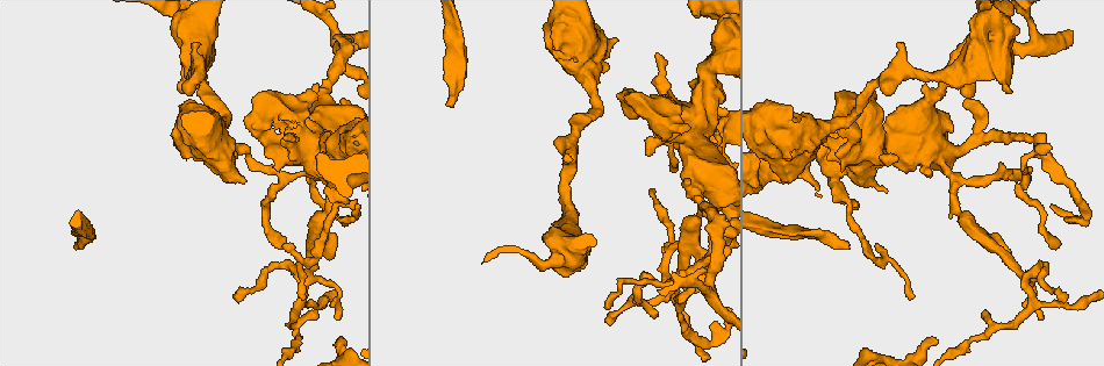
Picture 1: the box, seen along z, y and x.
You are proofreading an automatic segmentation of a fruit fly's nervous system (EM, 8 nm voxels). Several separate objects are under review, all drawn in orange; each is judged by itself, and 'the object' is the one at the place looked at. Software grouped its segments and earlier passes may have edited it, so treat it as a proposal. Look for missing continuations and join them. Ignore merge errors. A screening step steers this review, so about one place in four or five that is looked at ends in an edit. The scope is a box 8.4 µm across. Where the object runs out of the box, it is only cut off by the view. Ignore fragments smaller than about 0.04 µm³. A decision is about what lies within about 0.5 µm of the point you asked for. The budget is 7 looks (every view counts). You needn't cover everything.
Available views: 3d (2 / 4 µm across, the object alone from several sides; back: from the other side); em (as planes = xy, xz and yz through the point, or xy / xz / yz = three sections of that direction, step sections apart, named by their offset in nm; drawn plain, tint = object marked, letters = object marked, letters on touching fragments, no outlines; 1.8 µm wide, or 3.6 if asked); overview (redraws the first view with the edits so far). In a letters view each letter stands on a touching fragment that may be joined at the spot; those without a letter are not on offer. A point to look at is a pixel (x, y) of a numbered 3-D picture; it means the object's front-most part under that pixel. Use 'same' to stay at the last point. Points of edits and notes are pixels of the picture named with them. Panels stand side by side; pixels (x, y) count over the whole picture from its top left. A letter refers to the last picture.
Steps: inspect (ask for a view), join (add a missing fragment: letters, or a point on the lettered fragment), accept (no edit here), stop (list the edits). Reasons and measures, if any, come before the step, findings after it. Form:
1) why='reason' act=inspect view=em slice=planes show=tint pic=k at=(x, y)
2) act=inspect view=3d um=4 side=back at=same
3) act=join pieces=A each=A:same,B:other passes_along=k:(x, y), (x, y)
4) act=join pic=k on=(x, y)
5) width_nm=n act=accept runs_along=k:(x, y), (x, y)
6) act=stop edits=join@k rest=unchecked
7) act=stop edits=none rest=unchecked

why='thick end' act=inspect view=em slice=xy step=4 show=tint pic=1 at=(1011, 93)

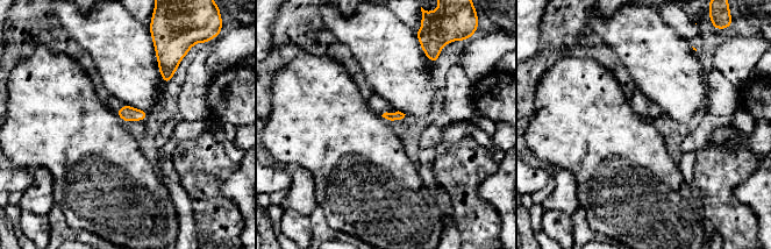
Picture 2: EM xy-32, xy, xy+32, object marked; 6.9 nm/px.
act=inspect view=em slice=planes show=letters at=same

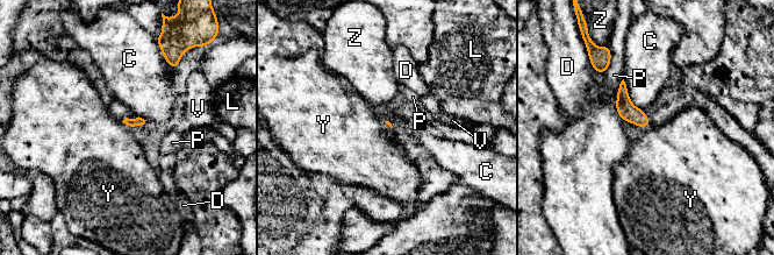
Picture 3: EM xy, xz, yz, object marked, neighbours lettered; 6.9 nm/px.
longest_contact=C:260nm act=accept each=C:other,D:other,L:other,P:other,V:other,Y:other,Z:other border=3:(121, 121), (130, 128) found='no lettered fragment goes on from it'

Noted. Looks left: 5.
why='an open end' act=inspect view=em slice=xy step=4 show=letters pic=1 at=(848, 248)

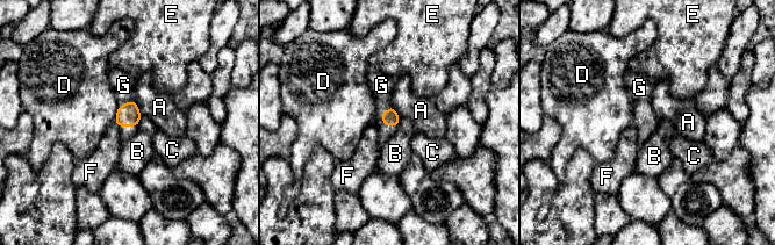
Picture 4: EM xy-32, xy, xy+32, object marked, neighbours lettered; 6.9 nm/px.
why='cut it another way' act=inspect view=em slice=planes show=letters at=same

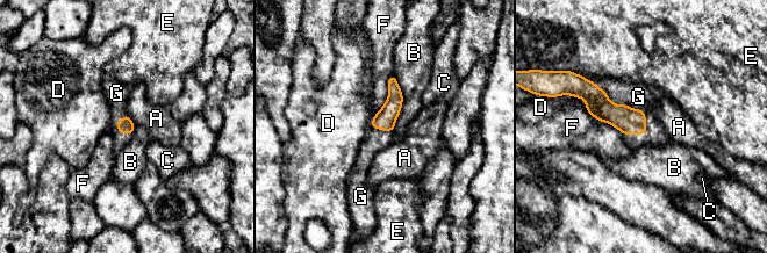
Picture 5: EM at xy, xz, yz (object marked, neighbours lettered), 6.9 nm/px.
width_nm=110 longest_contact=G:460nm act=join pieces=G each=A:other,B:other,C:other,D:other,E:other,F:other,G:same found='the neuron continues'

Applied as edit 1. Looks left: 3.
why='free end' act=inspect view=3d um=2 pic=1 at=(335, 319)

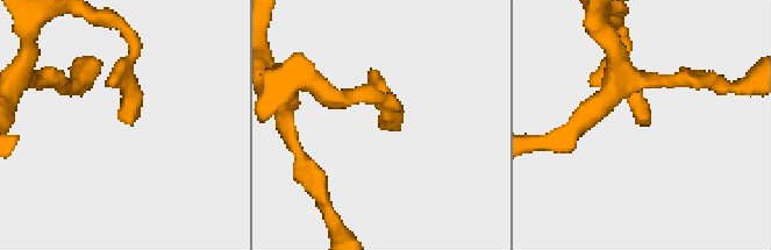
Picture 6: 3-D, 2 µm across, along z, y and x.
act=inspect view=em slice=xz step=4 show=tint pic=6 at=(638, 119)

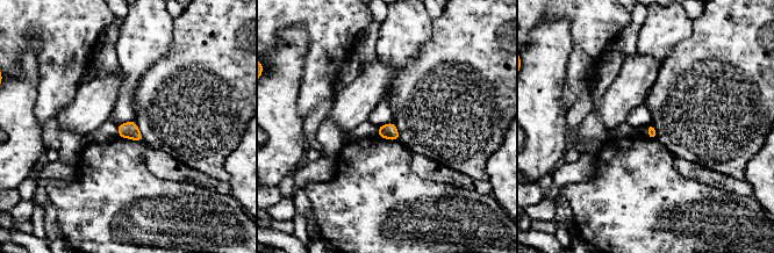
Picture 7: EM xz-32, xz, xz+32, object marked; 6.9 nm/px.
why='another direction' act=inspect view=em slice=planes show=letters at=same

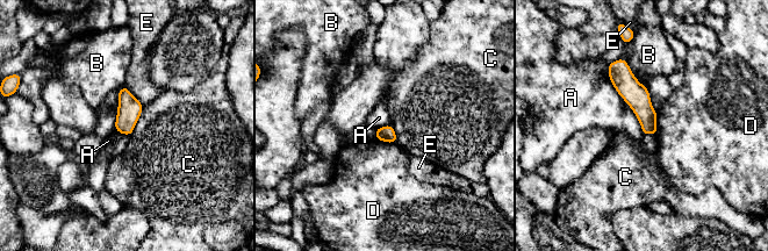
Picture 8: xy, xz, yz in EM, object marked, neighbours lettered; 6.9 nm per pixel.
width_nm=110 act=accept each=A:other,B:other,C:other,D:other,E:other border=8:(608, 64), (609, 80), (644, 134) found='none of them fits'

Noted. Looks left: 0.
act=stop edits=join@5 rest=unchecked

